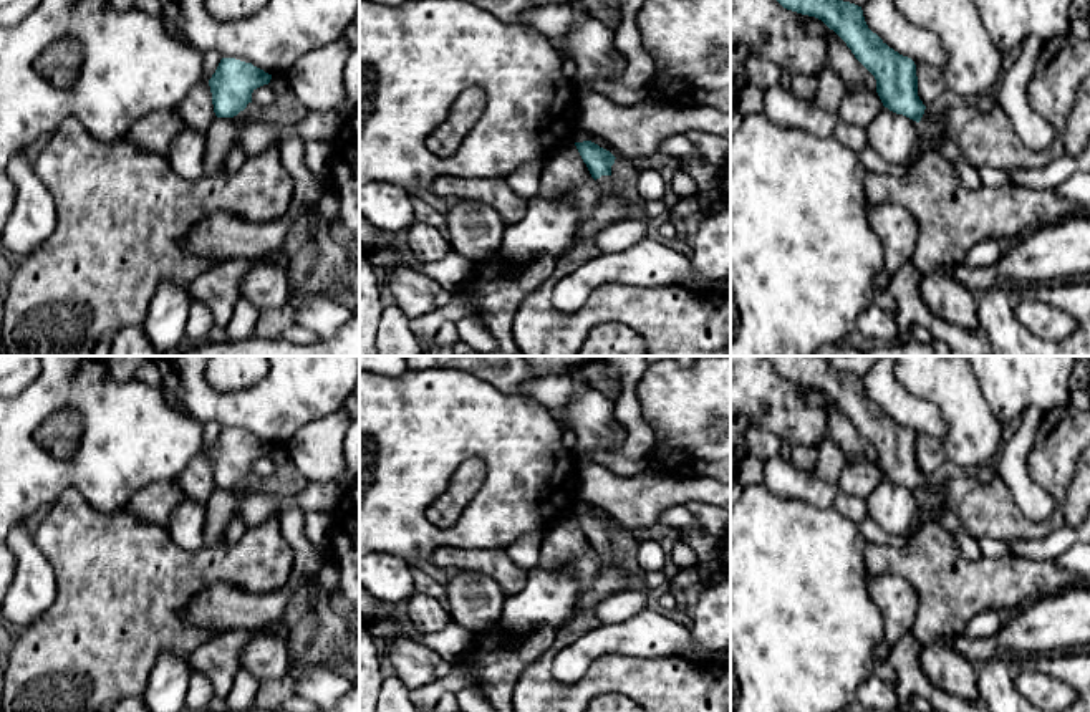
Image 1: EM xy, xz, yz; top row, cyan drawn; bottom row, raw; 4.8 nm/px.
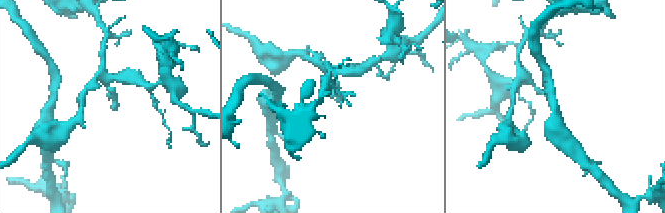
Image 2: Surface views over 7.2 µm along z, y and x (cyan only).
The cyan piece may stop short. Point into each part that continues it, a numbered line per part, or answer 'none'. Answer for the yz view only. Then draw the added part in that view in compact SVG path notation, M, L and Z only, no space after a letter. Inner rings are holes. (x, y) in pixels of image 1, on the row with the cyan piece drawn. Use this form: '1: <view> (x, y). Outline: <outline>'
1: yz (988, 139). Outline: M1065 33L1044 41L1029 84L1032 108L1055 129L1055 137L1044 152L1034 152L1019 139L997 104L992 111L981 113L972 99L951 99L943 114L926 108L921 123L941 131L976 167L1040 169L1065 156L1067 121L1075 93L1087 76L1090 40Z

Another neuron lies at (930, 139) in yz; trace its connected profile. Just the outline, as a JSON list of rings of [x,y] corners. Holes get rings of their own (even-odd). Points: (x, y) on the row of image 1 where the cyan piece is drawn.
[[[926,127],[923,131],[919,131],[919,147],[923,151],[923,154],[928,152],[939,152],[939,147],[944,141],[949,141],[941,131],[934,129],[934,127]]]

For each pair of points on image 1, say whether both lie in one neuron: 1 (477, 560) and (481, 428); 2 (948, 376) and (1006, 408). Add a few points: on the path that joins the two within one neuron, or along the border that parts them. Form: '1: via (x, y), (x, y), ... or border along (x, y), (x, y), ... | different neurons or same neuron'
1: border along (438, 548), (446, 545), (502, 547), (506, 550) | different neurons
2: border along (971, 373), (991, 414), (1001, 426) | different neurons

